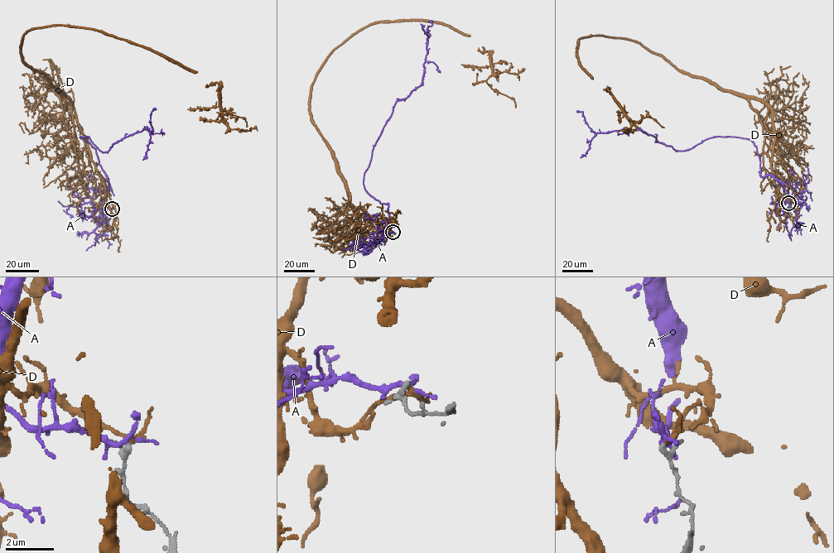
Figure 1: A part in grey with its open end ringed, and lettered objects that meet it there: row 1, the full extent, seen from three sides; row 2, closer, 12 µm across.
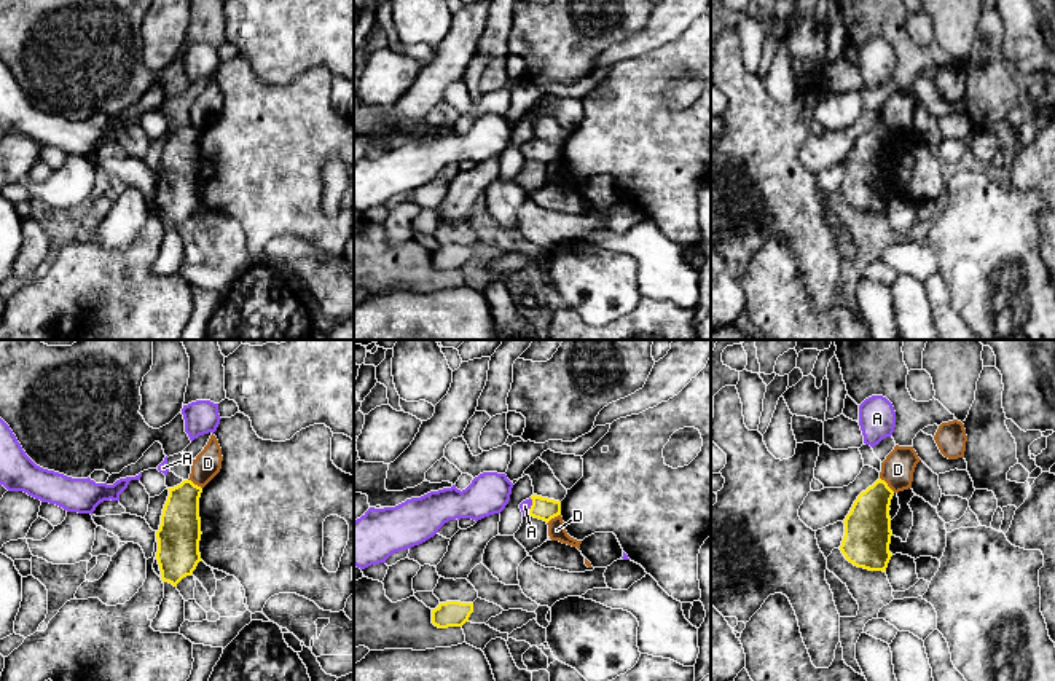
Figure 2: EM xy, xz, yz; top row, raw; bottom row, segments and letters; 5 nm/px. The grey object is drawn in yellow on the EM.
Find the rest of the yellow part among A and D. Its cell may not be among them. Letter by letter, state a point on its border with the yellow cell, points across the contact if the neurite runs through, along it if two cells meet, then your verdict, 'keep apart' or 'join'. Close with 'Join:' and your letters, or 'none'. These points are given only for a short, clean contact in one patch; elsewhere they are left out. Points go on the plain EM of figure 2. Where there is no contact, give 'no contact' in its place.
A: xz (531, 150) | across xz (545, 152), (531, 150), (525, 149) | join
D: yz (886, 128) | along yz (880, 120), (894, 134) | keep apart
Join: A

